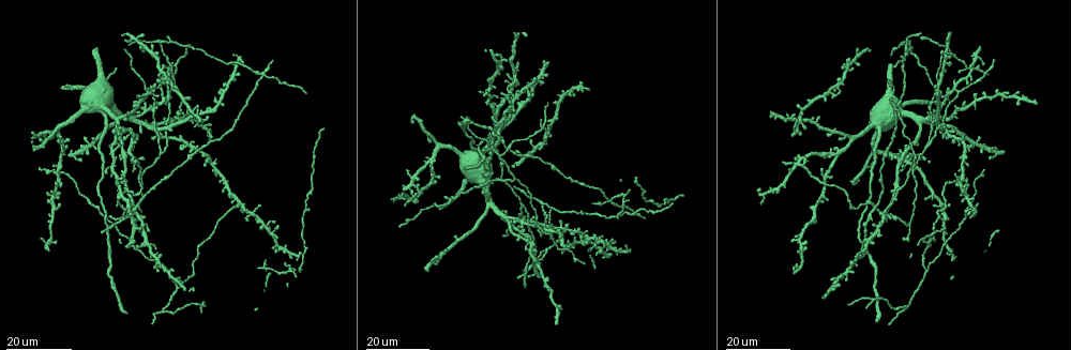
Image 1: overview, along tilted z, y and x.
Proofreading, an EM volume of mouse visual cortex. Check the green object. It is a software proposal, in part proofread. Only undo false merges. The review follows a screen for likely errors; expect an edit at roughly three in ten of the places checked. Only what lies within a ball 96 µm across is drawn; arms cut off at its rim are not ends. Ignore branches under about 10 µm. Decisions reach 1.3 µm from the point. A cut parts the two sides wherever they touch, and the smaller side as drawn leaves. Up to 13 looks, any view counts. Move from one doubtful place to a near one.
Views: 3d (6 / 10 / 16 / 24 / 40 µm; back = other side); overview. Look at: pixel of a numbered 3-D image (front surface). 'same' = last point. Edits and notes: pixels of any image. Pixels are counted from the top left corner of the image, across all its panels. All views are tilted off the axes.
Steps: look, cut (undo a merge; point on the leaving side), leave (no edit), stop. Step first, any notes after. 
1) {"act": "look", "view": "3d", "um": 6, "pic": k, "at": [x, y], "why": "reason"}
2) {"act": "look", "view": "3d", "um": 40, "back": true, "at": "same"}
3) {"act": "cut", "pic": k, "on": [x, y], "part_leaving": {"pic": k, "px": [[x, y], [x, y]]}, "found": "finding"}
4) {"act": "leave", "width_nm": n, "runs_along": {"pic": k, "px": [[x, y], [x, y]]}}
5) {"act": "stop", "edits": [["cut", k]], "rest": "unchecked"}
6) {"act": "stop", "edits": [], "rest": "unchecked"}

{"act": "look", "view": "3d", "um": 24, "pic": 1, "at": [522, 205], "why": "side arm on a straight run"}

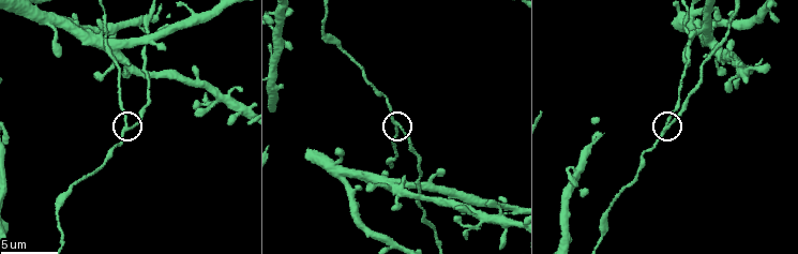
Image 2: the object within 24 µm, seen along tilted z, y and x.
{"act": "look", "view": "3d", "um": 10, "pic": 2, "at": [667, 127], "why": "zoom in"}

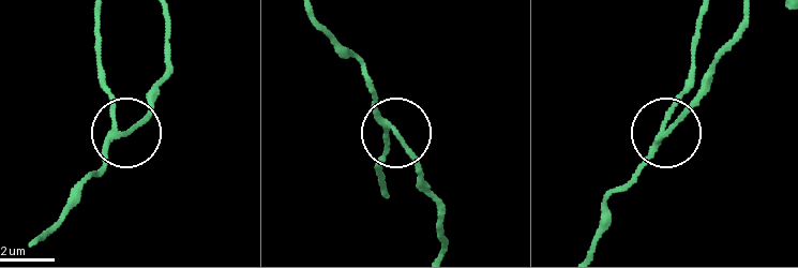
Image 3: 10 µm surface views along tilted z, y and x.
{"act": "leave", "width_nm": 180, "runs_along": {"pic": 3, "px": [[590, 247], [610, 200], [707, 80]]}, "found": "continuous, no second cell"}

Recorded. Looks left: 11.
{"act": "look", "view": "3d", "um": 16, "pic": 1, "at": [156, 106], "why": "sudden change in width"}

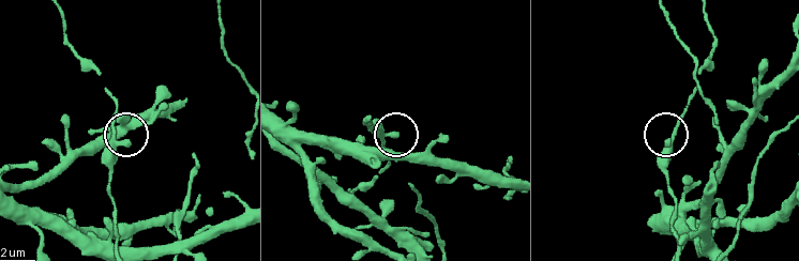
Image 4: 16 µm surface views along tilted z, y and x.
{"act": "look", "view": "3d", "um": 10, "pic": 4, "at": [672, 135]}

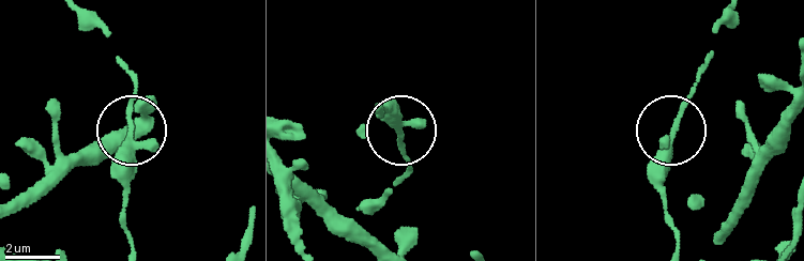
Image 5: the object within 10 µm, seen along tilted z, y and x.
{"act": "leave", "arms": 3, "found": "all the same cell"}

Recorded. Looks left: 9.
{"act": "look", "view": "3d", "um": 16, "pic": 1, "at": [235, 200], "why": "a fork"}

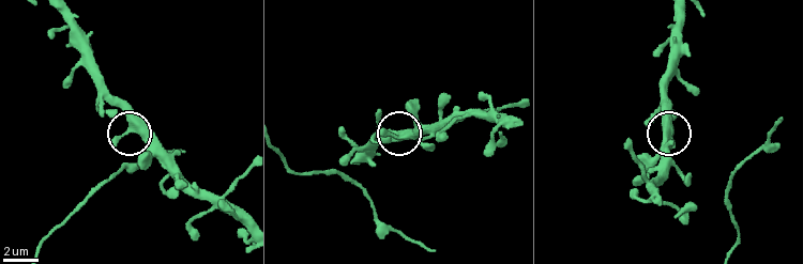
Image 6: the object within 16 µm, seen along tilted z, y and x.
{"act": "look", "view": "3d", "um": 6, "pic": 6, "at": [134, 127]}

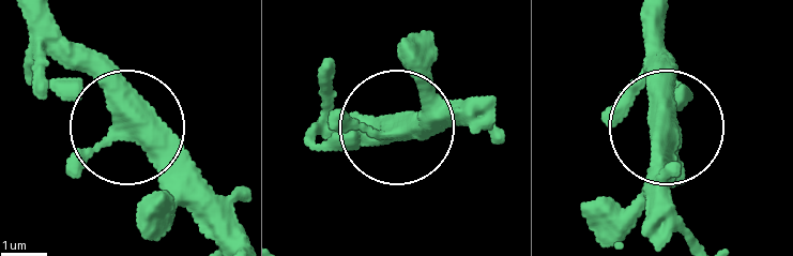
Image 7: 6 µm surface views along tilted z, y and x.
{"act": "leave", "arms": 3, "runs_along": {"pic": 7, "px": [[33, 19], [238, 228]]}, "found": "one cell here"}

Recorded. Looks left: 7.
{"act": "look", "view": "3d", "um": 24, "pic": 1, "at": [282, 247], "why": "two arms in line, one across"}

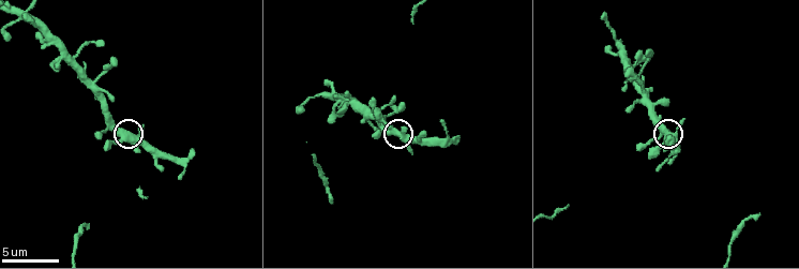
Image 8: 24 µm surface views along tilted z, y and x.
{"act": "look", "view": "3d", "um": 6, "pic": 8, "at": [127, 137]}

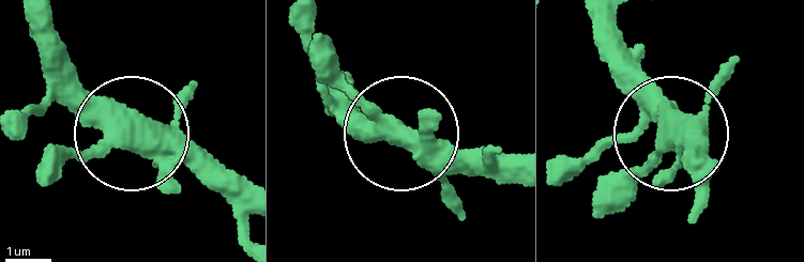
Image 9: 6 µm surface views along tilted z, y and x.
{"act": "leave", "runs_along": {"pic": 9, "px": [[30, 22], [124, 129], [44, 175]]}, "found": "continuous, no second cell"}

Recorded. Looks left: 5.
{"act": "look", "view": "3d", "um": 16, "pic": 1, "at": [884, 216]}

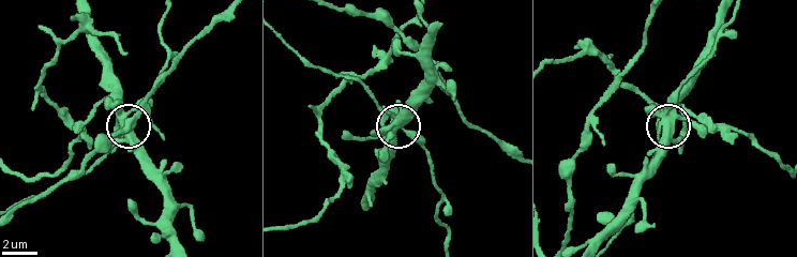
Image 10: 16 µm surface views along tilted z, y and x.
{"act": "look", "view": "3d", "um": 6, "pic": 10, "at": [665, 120]}

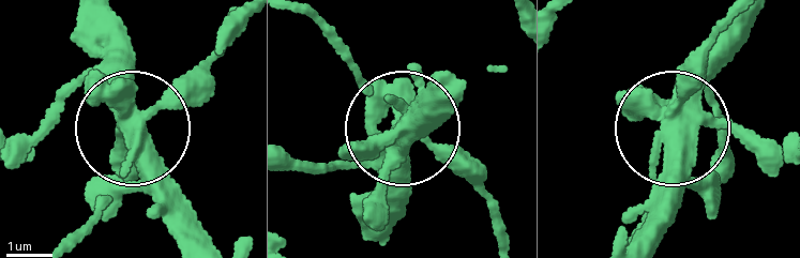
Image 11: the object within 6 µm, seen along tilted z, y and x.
{"act": "leave", "width_nm": 410, "found": "all the same cell"}

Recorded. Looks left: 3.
{"act": "look", "view": "3d", "um": 16, "pic": 1, "at": [110, 227], "why": "four arms meet"}

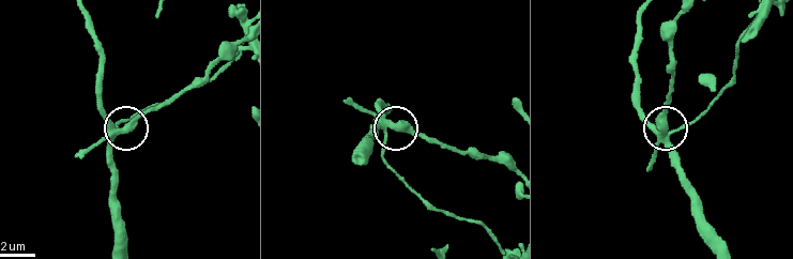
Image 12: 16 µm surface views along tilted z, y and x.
{"act": "look", "view": "3d", "um": 6, "pic": 12, "at": [664, 129]}

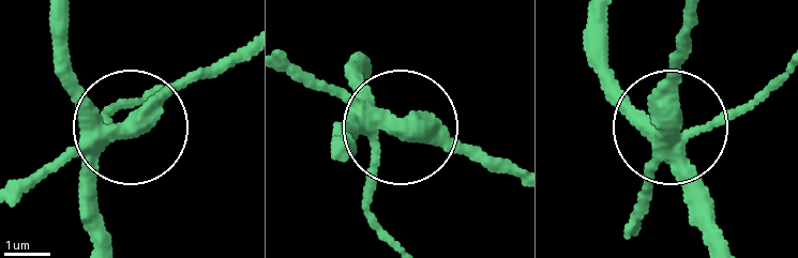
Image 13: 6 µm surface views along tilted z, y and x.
{"act": "cut", "pic": 13, "on": [45, 177], "arms": 4, "found": "a second cell is stuck on"}

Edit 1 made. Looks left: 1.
{"act": "stop", "edits": [["cut", 13]], "rest": "unchecked"}

